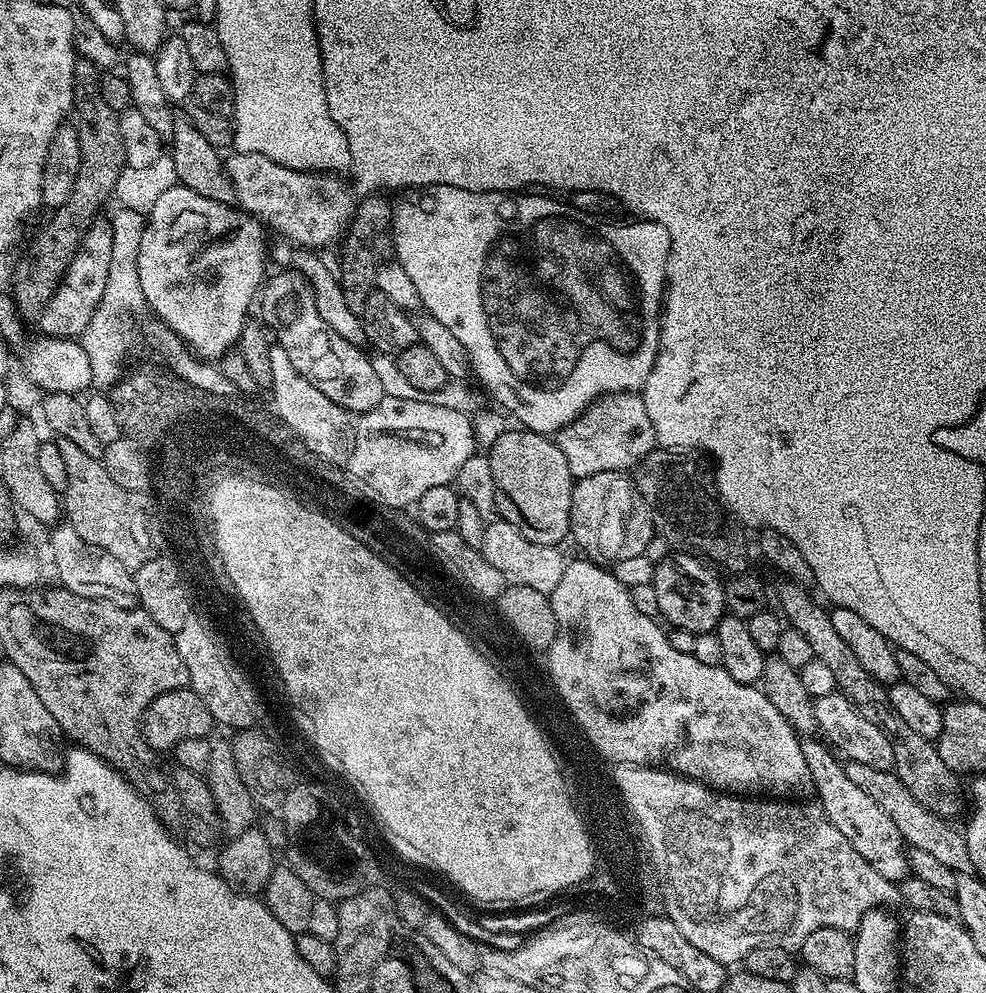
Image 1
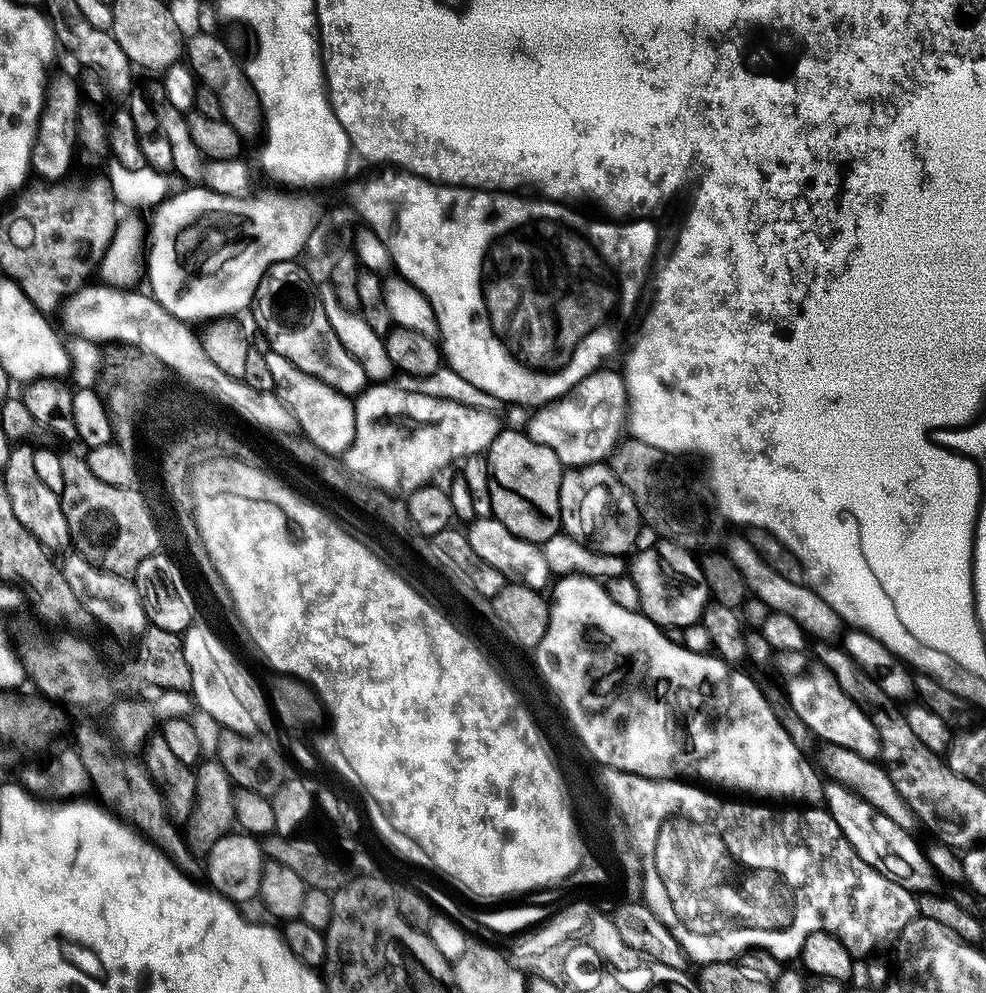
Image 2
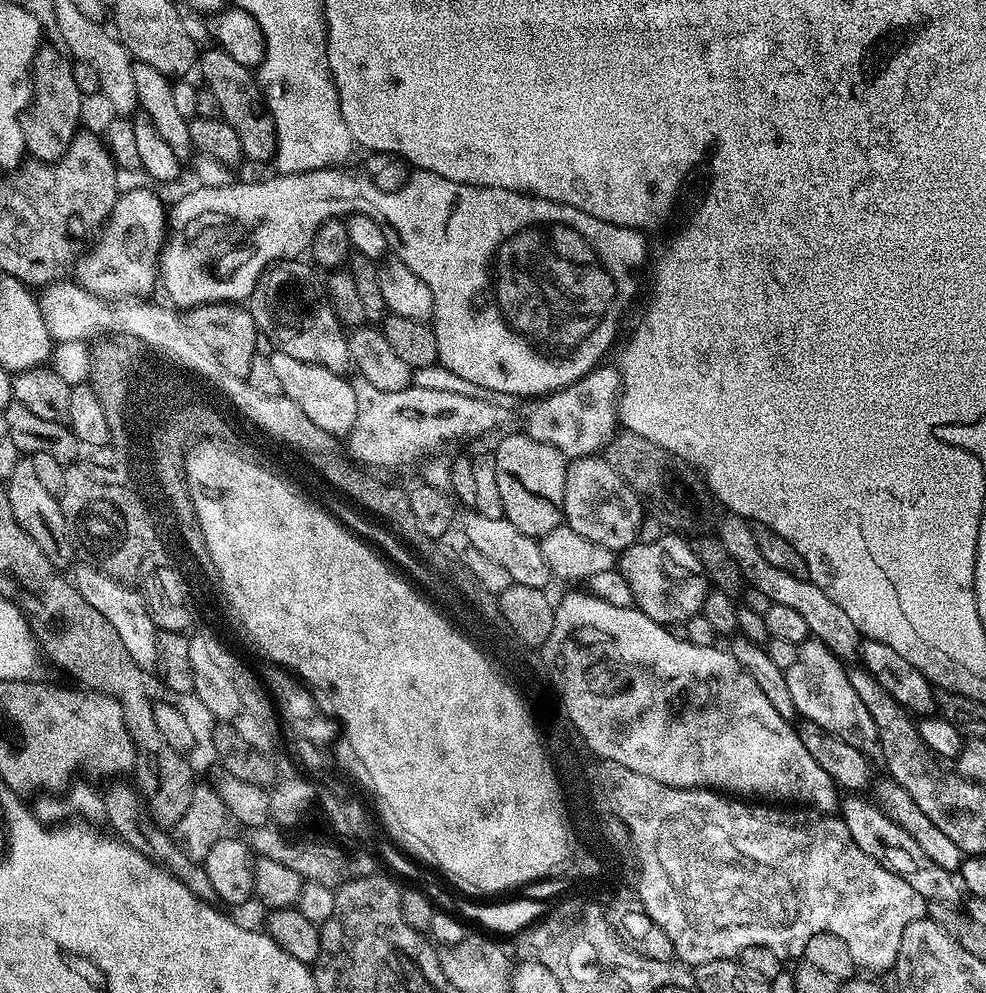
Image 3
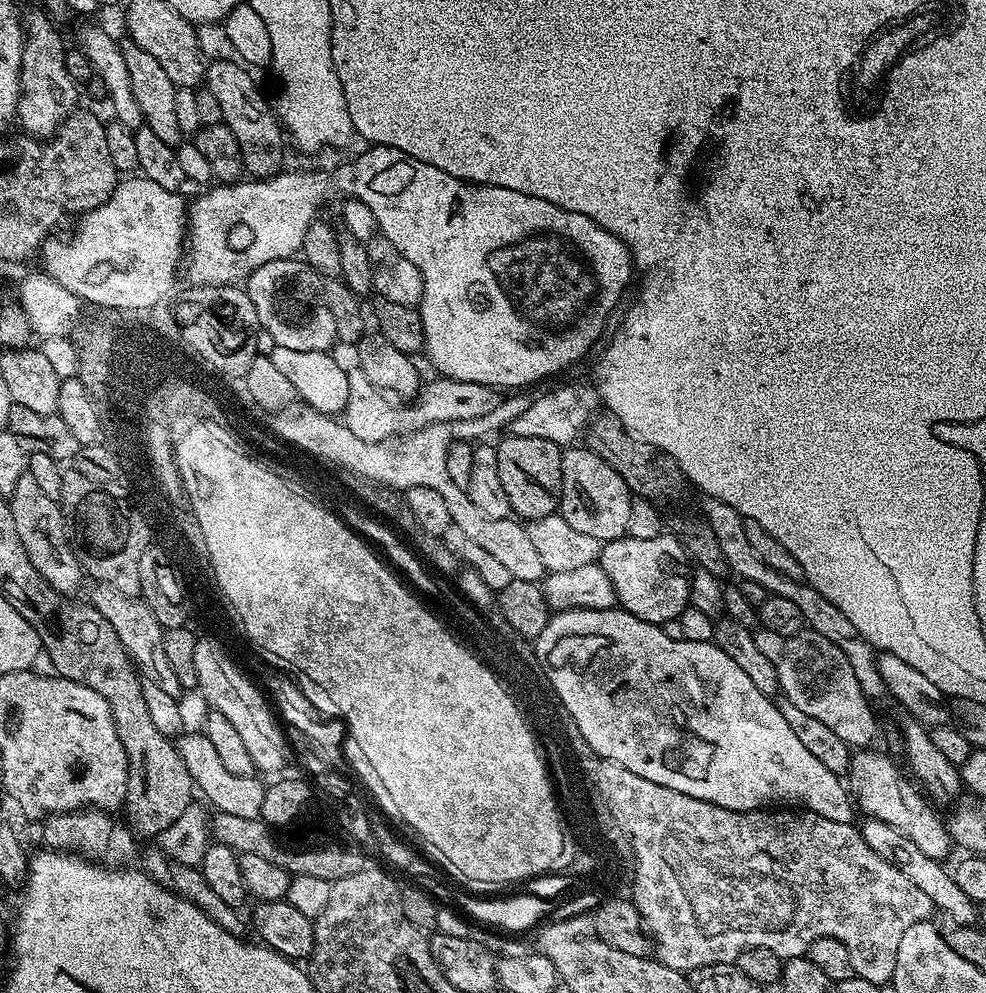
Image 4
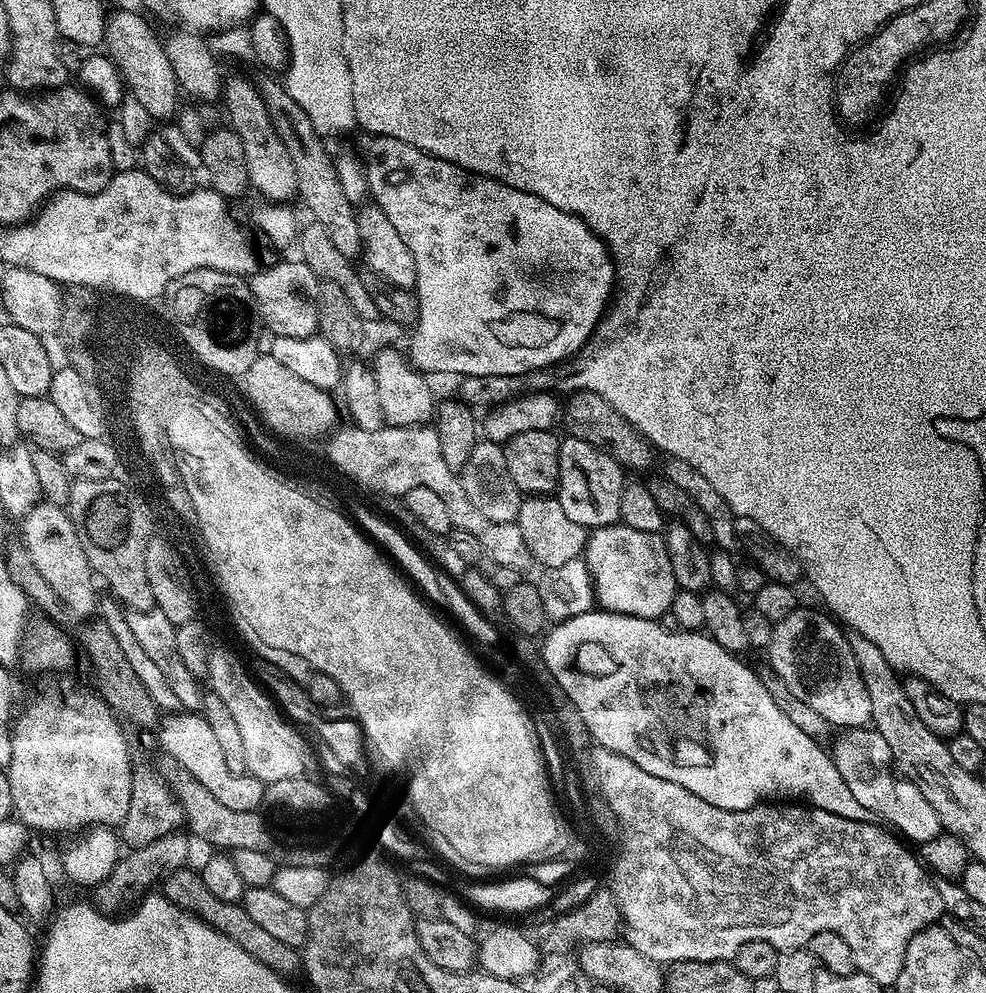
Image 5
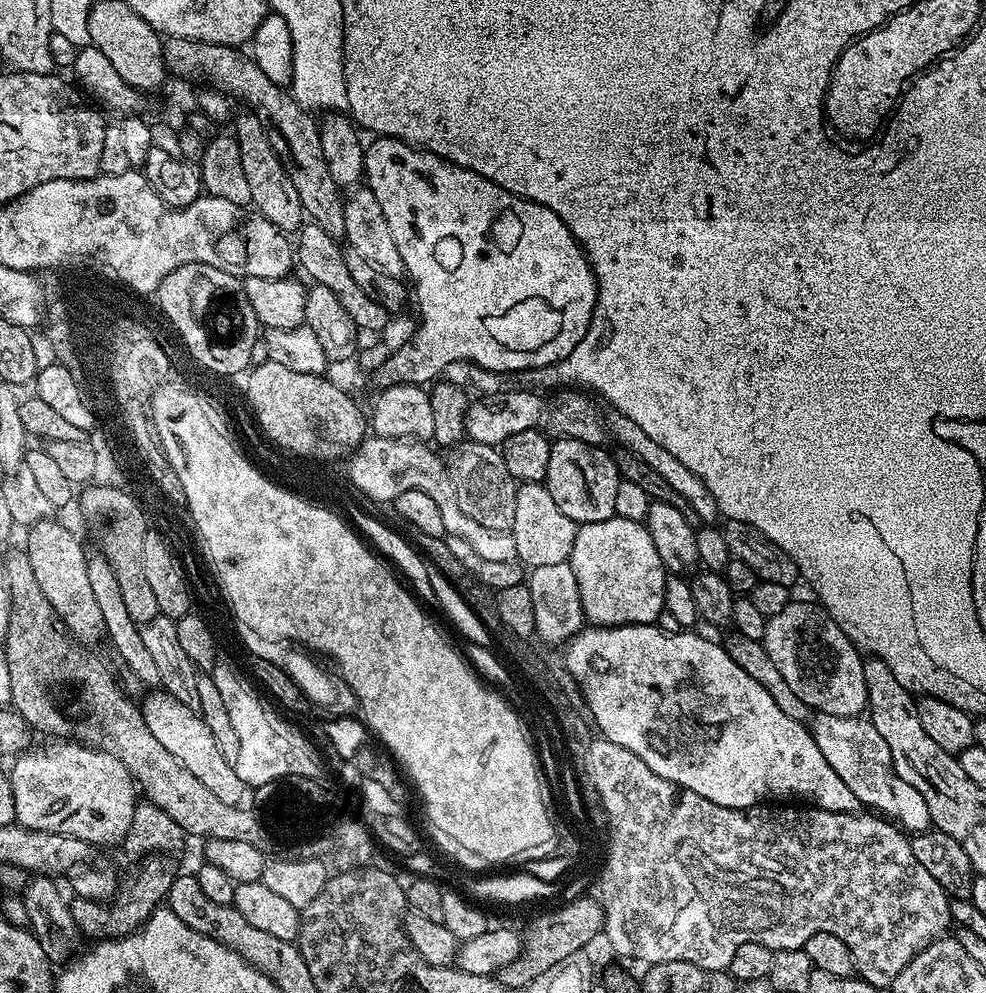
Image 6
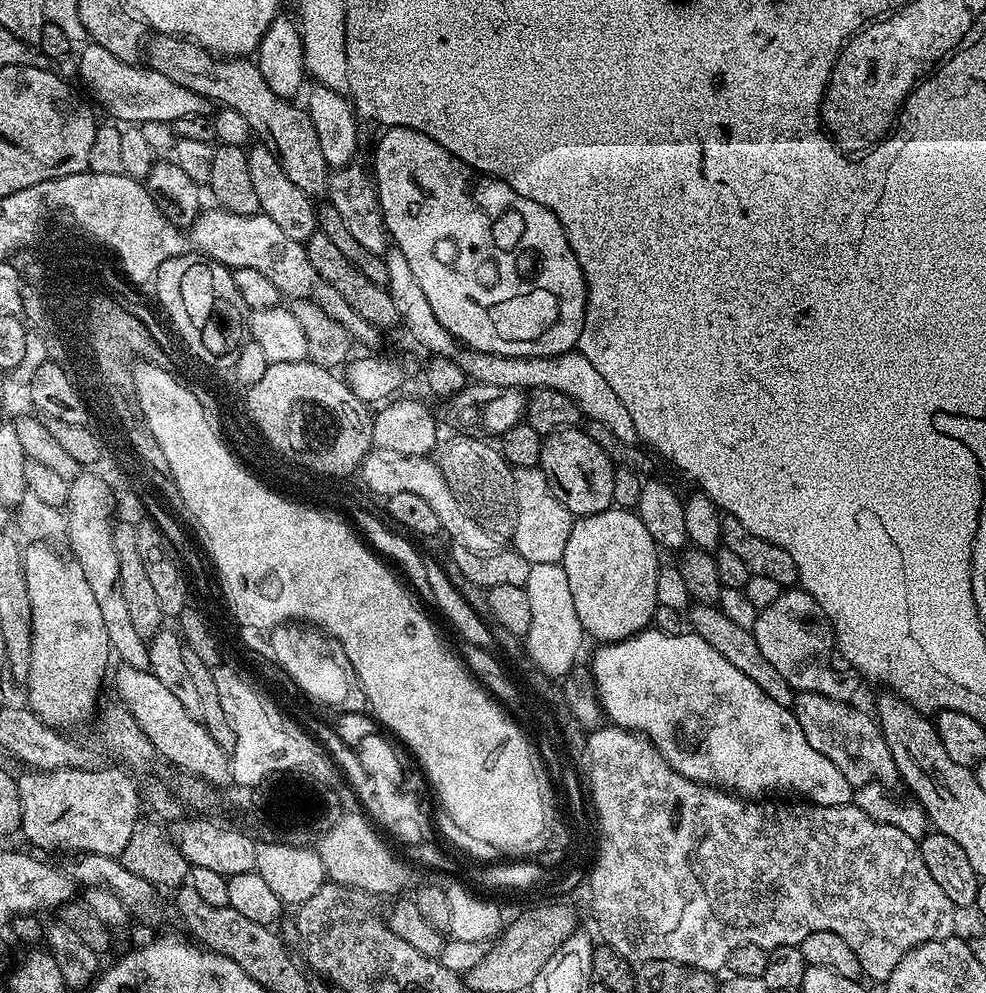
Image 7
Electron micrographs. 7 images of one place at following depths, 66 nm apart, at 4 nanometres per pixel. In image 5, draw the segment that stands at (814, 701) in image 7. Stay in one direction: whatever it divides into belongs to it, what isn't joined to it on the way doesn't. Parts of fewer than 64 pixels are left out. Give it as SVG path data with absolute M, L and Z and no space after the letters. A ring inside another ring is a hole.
M875 727L850 728L841 734L842 738L832 749L832 757L846 786L853 791L854 798L864 809L875 817L880 816L878 818L886 820L884 822L891 827L896 826L908 839L916 841L916 844L926 843L943 831L938 814L918 786L903 778L896 769L893 750Z

